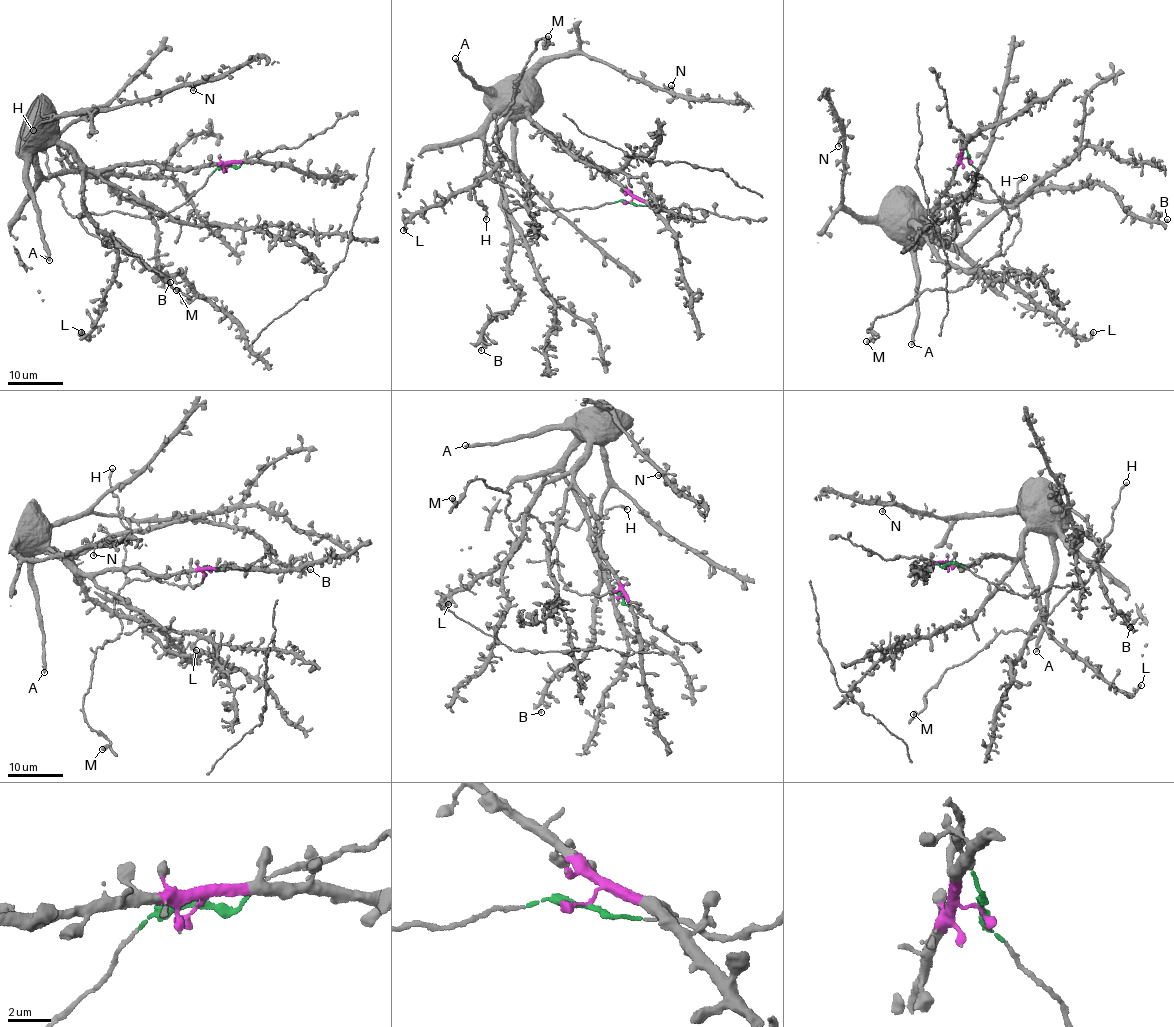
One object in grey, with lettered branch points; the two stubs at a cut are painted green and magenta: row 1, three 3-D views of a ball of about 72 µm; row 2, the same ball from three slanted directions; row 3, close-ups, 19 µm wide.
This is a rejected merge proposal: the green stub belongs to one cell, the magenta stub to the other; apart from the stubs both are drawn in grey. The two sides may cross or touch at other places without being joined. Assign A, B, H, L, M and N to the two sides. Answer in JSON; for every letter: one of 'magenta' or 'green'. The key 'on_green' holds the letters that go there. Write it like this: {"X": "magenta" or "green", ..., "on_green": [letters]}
{"A": "magenta", "B": "magenta", "H": "green", "L": "magenta", "M": "green", "N": "magenta", "on_green": ["H", "M"]}

